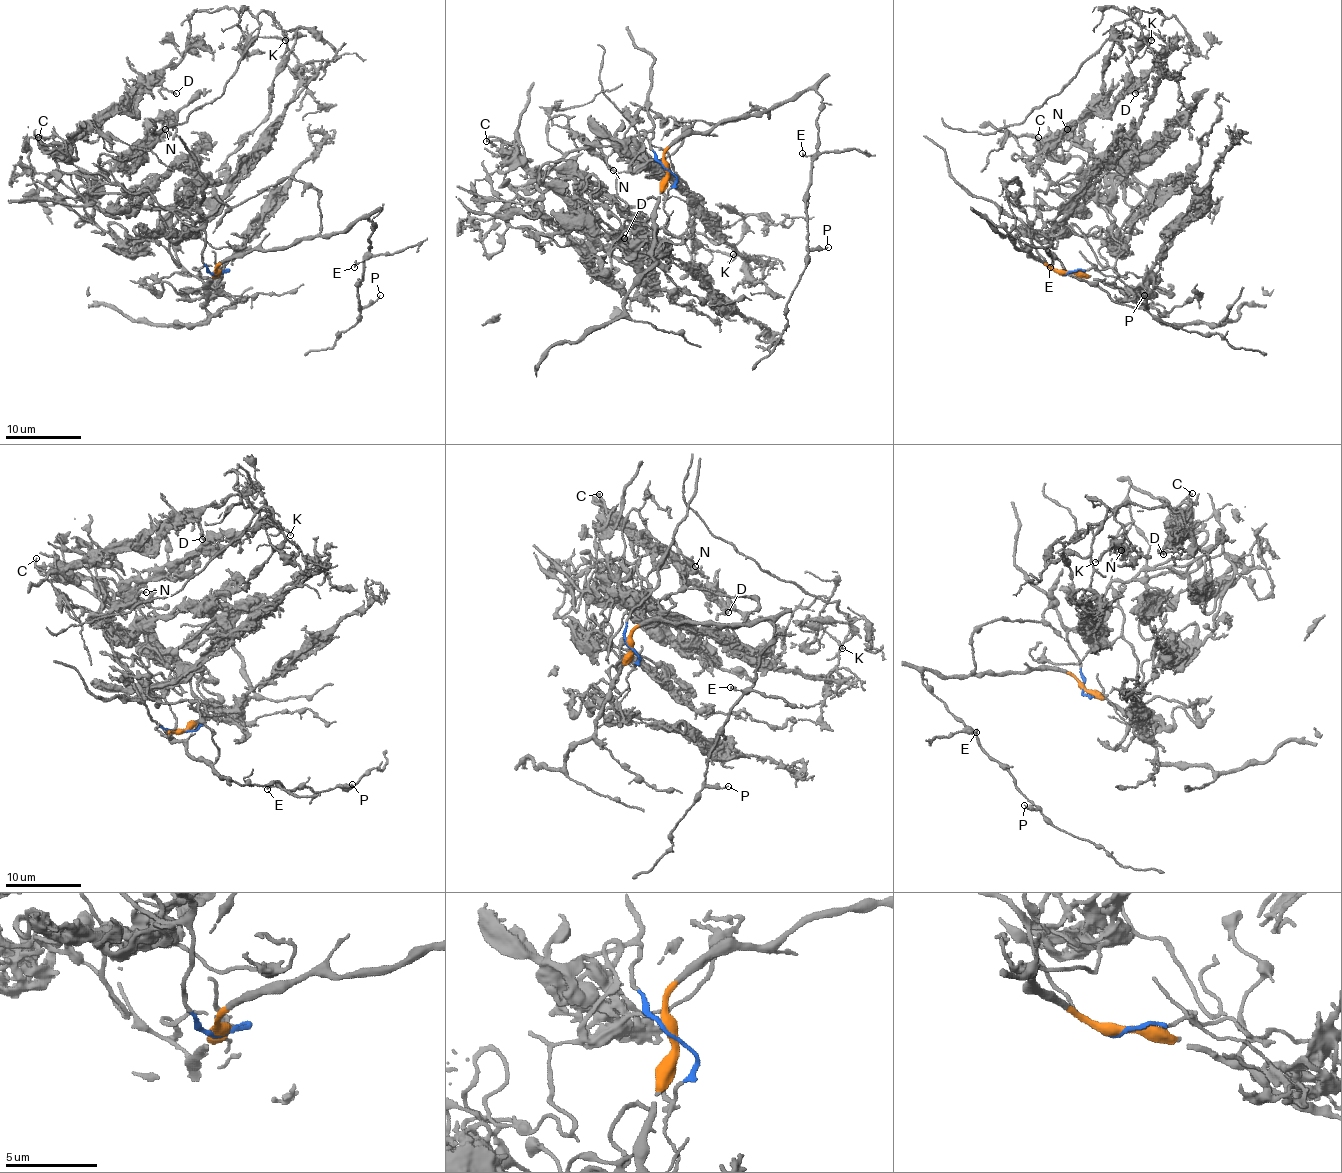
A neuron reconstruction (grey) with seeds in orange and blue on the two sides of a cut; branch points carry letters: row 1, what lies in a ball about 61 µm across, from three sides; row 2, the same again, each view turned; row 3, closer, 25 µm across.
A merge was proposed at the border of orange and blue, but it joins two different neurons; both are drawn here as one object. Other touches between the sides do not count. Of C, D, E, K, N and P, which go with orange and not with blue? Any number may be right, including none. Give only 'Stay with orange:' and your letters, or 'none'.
Stay with orange: E, P

